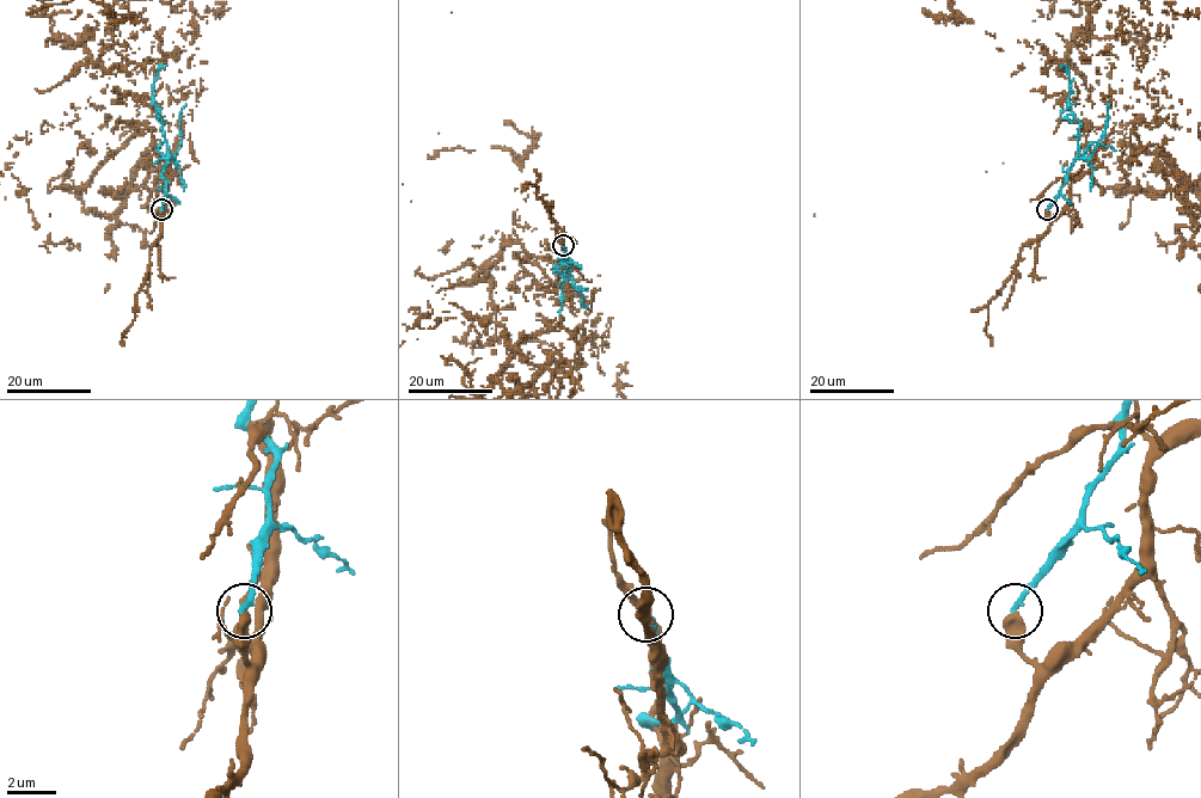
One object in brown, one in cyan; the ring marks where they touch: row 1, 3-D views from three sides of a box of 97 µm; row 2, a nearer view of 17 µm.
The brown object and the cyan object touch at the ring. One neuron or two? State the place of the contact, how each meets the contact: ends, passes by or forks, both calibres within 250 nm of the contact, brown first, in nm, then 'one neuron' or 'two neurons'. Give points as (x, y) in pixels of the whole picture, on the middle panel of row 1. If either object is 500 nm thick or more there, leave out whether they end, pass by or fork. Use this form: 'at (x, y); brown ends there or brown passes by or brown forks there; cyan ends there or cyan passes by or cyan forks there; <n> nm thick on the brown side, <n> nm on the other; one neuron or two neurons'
at (563, 245); brown ends there; cyan ends there; 440 nm thick on the brown side, 220 nm on the other; two neurons

